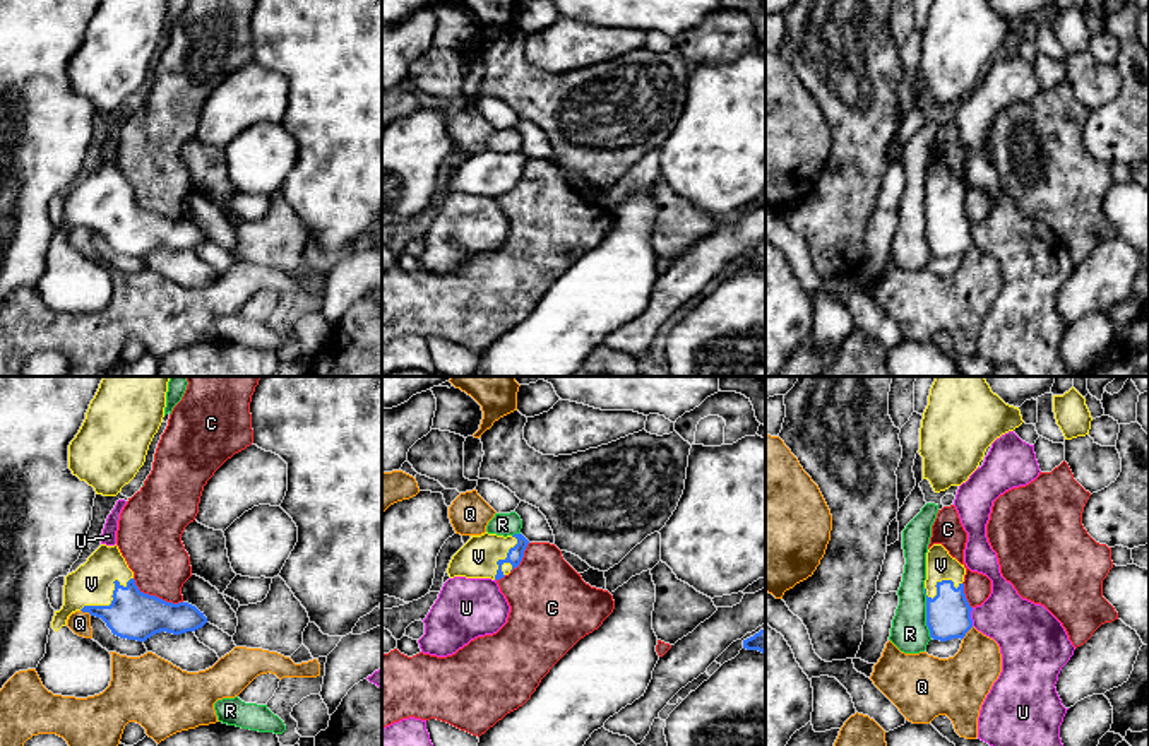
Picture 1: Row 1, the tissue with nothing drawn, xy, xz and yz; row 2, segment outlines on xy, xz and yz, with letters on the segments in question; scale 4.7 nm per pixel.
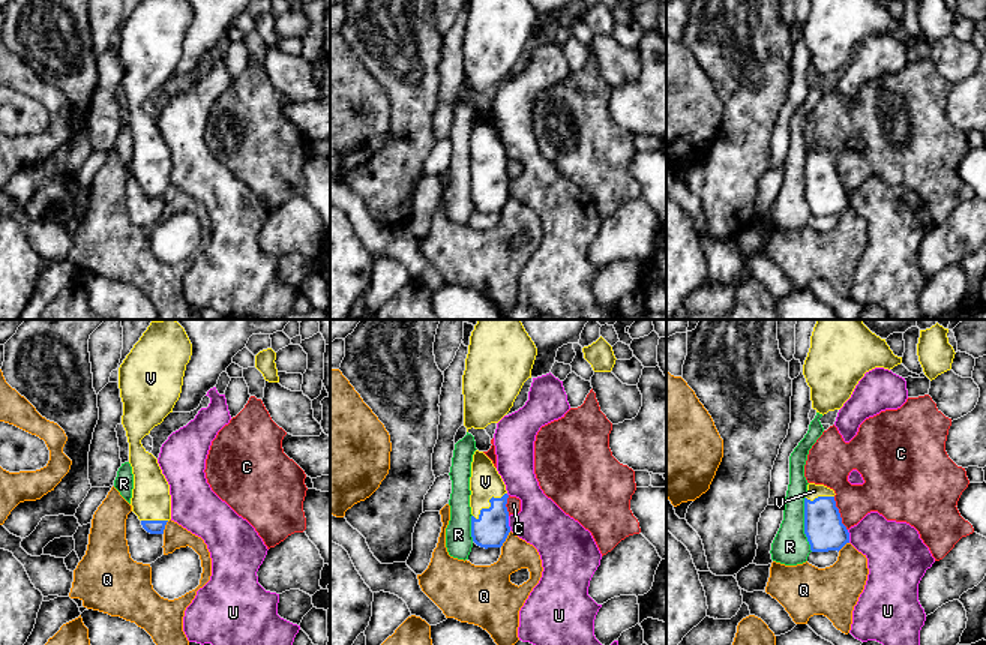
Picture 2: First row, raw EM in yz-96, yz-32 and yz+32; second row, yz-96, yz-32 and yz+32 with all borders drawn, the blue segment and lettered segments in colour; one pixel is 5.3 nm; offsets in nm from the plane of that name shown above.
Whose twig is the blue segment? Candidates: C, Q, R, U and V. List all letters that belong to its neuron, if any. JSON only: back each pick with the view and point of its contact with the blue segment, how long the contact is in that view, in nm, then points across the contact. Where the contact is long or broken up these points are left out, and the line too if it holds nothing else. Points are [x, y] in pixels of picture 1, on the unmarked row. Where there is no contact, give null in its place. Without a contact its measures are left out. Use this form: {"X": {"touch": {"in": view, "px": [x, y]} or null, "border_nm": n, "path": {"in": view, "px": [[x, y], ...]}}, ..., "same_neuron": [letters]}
{"V": {"touch": {"in": "xz", "px": [506, 175]}, "border_nm": 220, "path": {"in": "xz", "px": [[514, 173], [506, 175], [478, 173]]}}, "same_neuron": ["V"]}

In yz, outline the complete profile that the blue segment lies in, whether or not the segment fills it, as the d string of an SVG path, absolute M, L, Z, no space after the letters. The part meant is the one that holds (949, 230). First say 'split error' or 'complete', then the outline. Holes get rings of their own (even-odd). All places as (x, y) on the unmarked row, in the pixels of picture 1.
split error; M942 161L926 169L926 243L933 257L964 255L973 245L971 228L964 210L966 185Z

